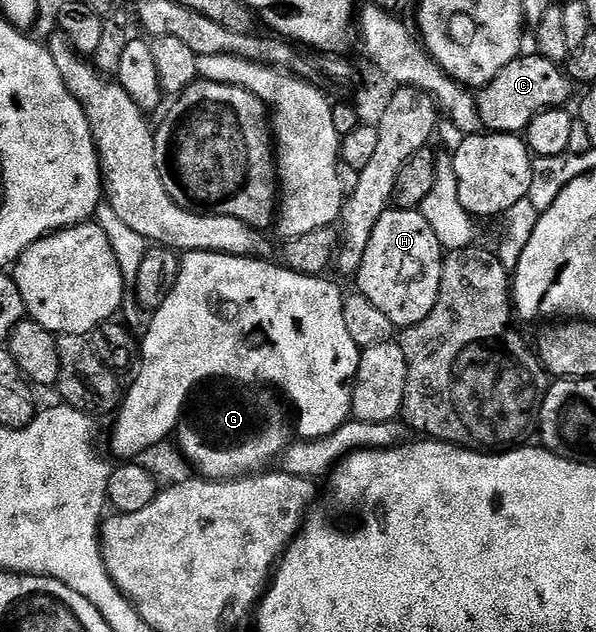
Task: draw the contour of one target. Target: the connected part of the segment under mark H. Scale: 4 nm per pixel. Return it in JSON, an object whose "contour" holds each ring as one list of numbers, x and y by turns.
{"contour":[[389,209,382,213,378,225,374,225,374,233,370,233,370,245,366,245,366,253,362,253,362,265,354,282,360,286,357,287,359,294,374,301,397,329,413,327,430,317,430,309,434,309,438,301,445,254,434,229,430,229,419,209]]}

